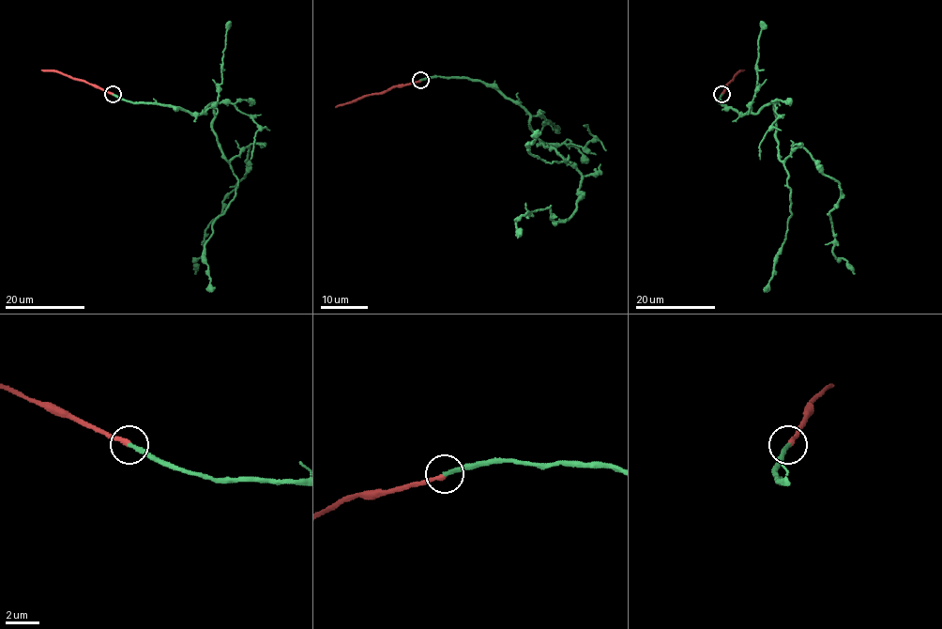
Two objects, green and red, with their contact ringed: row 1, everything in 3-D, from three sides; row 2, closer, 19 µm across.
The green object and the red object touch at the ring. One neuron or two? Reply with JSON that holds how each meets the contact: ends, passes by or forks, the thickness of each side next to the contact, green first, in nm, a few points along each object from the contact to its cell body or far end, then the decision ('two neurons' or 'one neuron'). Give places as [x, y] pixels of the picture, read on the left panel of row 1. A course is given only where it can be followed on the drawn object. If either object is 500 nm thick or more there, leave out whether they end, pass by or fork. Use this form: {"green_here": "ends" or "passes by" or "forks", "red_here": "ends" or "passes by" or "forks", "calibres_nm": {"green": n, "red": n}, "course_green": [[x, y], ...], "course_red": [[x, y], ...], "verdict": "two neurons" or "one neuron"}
{"green_here": "ends", "red_here": "ends", "calibres_nm": {"green": 260, "red": 280}, "course_green": [[113, 95], [191, 113], [213, 102], [224, 158], [249, 147], [247, 172], [205, 230], [194, 274]], "course_red": [[113, 95], [83, 81], [41, 69]], "verdict": "one neuron"}

